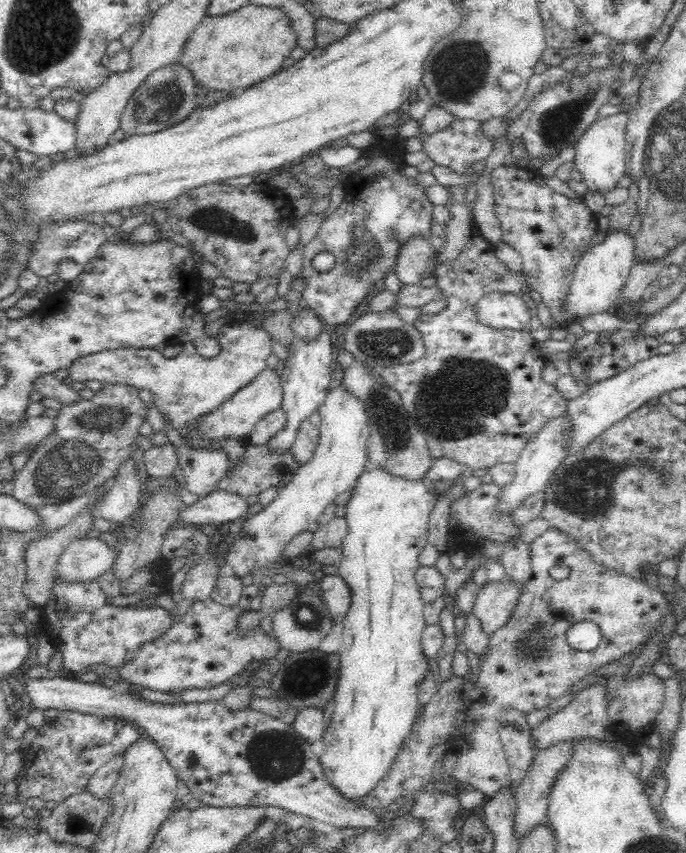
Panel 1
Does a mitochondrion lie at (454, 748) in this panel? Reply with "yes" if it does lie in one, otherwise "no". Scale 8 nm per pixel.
no

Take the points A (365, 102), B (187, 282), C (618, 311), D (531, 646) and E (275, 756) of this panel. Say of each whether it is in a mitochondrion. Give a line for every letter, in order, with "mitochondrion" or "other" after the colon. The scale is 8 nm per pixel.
A: other
B: other
C: other
D: mitochondrion
E: mitochondrion

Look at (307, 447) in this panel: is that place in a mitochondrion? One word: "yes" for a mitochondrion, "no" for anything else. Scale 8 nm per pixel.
no

